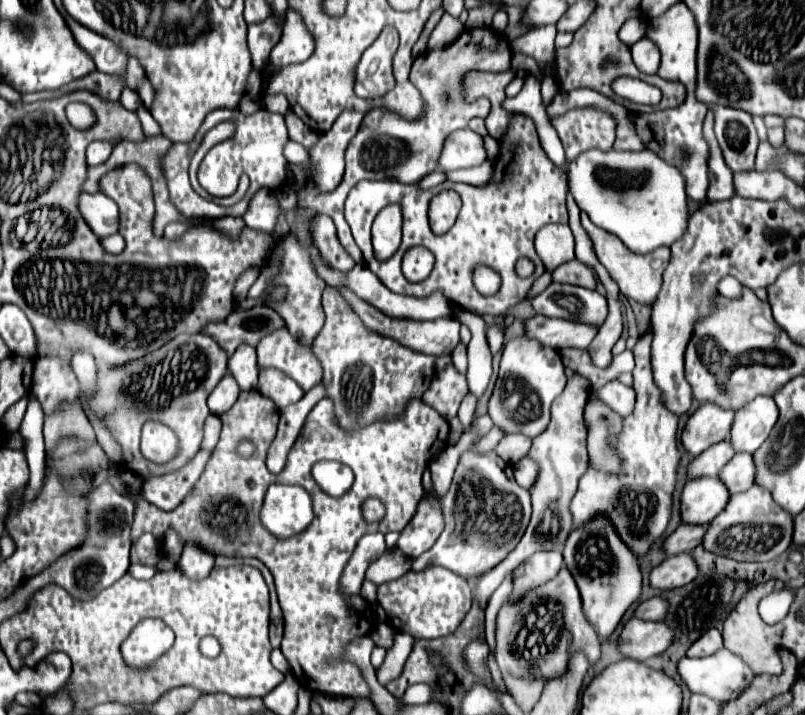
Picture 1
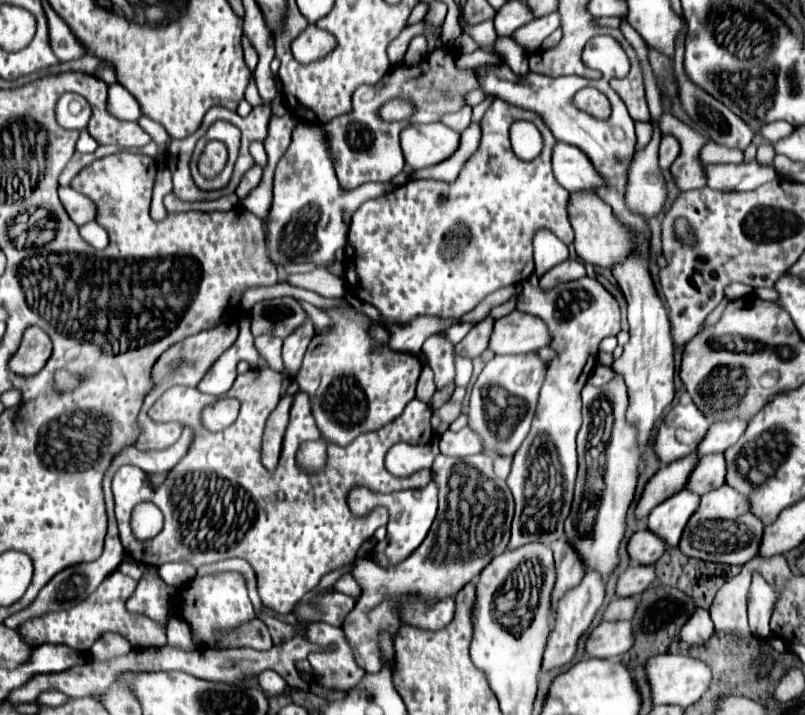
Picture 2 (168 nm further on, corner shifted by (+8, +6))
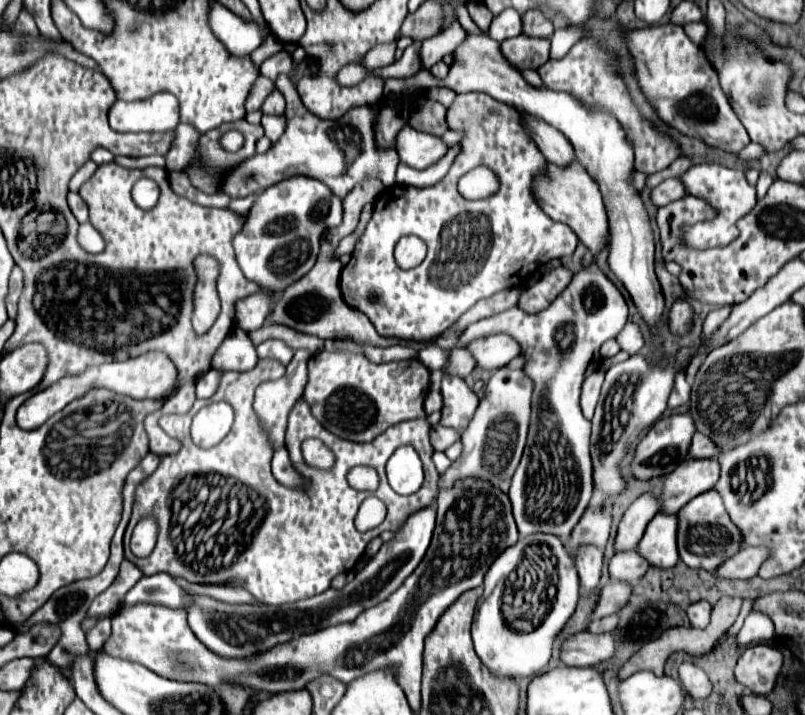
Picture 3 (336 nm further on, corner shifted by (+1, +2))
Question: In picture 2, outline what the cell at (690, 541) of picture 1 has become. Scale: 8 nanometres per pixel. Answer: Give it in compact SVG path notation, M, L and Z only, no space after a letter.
M648 530L634 532L626 546L630 562L644 564L644 566L652 566L664 554L664 550L666 550L664 542L658 540L658 536Z

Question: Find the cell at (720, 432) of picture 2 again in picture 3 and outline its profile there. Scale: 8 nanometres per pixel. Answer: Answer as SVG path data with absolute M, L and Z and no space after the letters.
M697 432L693 436L693 442L691 442L691 456L693 458L715 458L721 454L721 448L715 446L715 442L711 442L705 434Z

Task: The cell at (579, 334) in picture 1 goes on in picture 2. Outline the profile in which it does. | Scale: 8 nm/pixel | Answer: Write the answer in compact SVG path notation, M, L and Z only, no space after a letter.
M510 312L494 322L488 348L494 354L526 354L548 346L550 334L540 318Z

